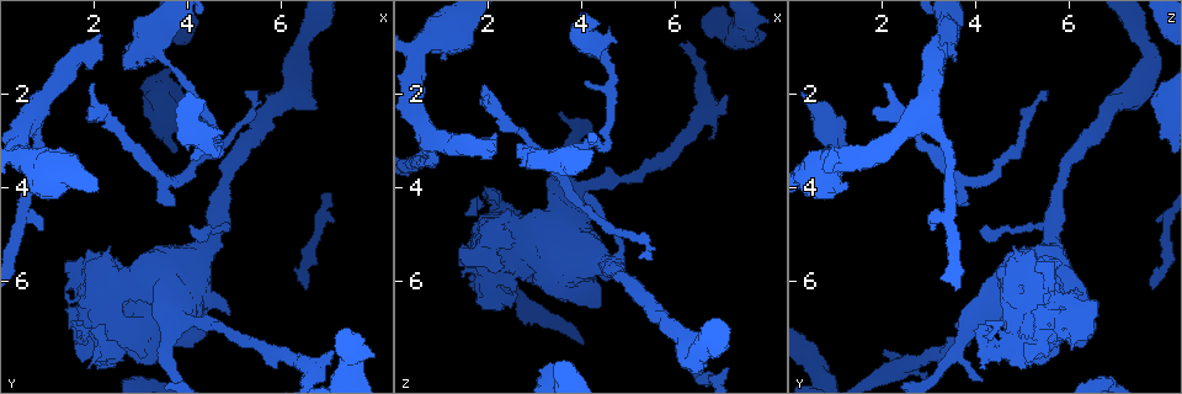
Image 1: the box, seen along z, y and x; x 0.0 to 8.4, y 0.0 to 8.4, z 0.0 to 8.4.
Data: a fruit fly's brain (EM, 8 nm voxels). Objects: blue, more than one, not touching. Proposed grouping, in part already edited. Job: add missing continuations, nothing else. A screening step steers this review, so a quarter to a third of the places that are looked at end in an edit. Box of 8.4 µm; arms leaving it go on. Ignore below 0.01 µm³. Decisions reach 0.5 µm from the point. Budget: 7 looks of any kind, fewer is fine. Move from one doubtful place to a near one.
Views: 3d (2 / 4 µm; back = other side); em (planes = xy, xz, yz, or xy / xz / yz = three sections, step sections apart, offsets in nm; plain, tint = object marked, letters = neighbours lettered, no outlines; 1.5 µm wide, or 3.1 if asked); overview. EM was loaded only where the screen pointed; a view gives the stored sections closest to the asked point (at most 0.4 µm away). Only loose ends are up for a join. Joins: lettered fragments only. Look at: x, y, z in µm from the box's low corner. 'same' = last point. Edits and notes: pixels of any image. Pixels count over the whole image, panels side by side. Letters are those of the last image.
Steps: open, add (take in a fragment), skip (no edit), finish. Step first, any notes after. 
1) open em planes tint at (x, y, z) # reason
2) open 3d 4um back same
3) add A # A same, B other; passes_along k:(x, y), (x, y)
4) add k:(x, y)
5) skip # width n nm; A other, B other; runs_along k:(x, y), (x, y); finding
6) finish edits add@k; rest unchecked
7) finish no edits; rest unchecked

open em planes letters at (2.05, 1.80, 2.15) # branch stops here

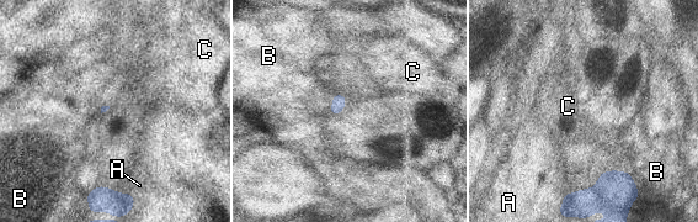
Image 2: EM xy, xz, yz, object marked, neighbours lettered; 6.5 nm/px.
skip # A other, B other, C other; border 2:(337, 93), (347, 101); none of them fits

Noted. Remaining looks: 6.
open em planes plain at (1.45, 6.30, 5.60) # thick end

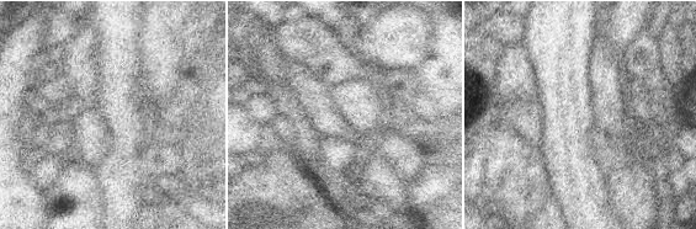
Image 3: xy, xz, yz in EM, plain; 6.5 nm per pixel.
open em planes letters same # see the neighbours

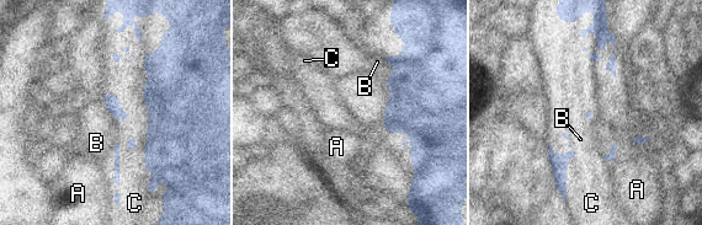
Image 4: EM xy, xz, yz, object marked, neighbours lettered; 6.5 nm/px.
skip # A other, B other, C other; border 4:(616, 153), (612, 160), (602, 157); none of them fits

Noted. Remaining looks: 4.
open 3d 4um at (6.55, 6.20, 7.75)

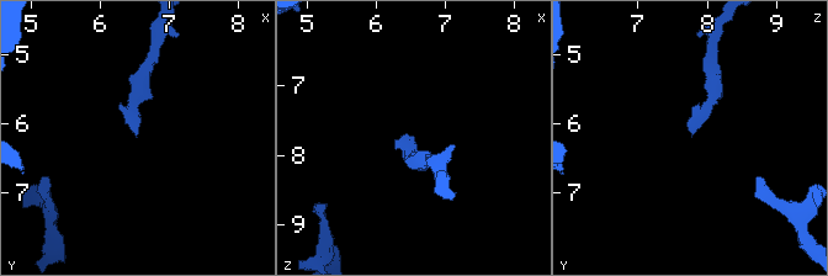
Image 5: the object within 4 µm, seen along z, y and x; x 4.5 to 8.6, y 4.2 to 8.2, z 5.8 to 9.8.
open em planes letters at (6.50, 6.20, 7.75)

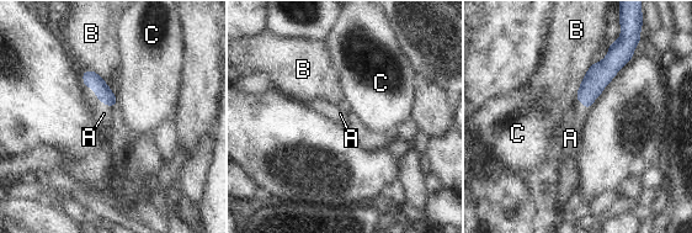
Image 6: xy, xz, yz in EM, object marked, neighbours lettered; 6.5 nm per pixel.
add A # A same, B other, C other; passes_along 6:(91, 79), (97, 98), (104, 114); it goes on there

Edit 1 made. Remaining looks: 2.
finish edits add@6; rest unchecked

